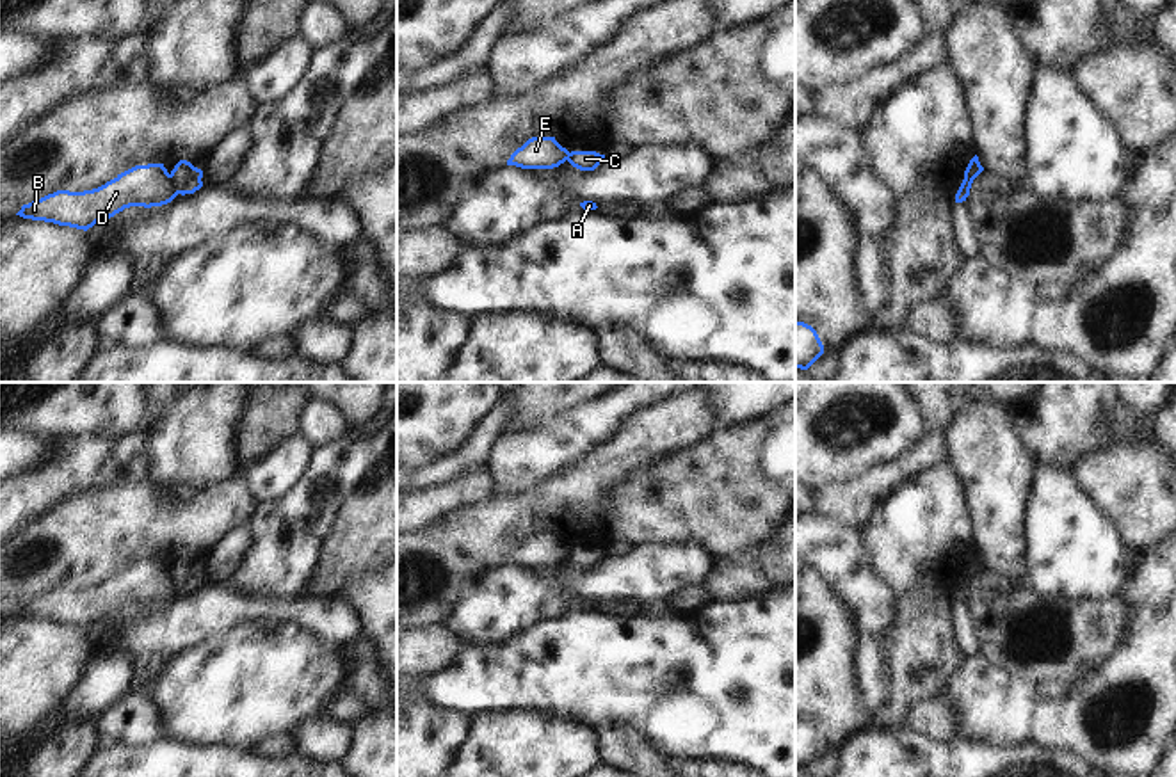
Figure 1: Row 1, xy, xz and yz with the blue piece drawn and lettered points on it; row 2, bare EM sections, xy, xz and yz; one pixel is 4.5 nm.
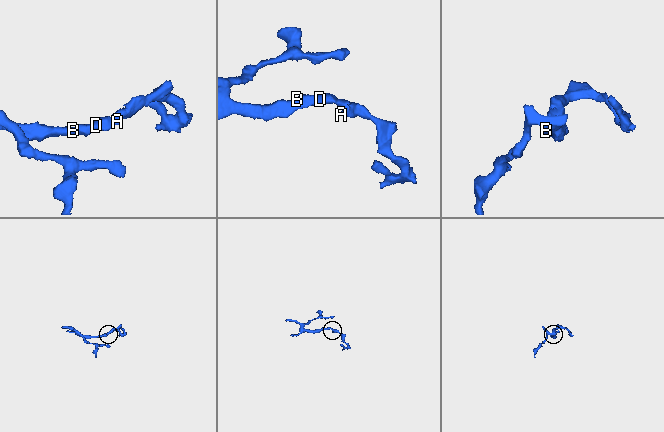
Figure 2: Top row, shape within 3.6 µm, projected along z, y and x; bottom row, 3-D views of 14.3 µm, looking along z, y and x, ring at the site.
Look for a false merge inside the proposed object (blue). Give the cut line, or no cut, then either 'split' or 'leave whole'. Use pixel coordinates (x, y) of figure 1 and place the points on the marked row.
cut in xy along (168, 175), (178, 192); split

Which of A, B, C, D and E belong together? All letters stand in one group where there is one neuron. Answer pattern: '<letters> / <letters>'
A C / B D E

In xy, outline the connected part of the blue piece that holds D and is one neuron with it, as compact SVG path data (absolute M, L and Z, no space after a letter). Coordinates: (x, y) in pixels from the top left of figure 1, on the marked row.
M148 164L135 165L93 190L57 190L23 204L16 215L87 231L125 208L162 206L176 196L178 192L164 164Z

